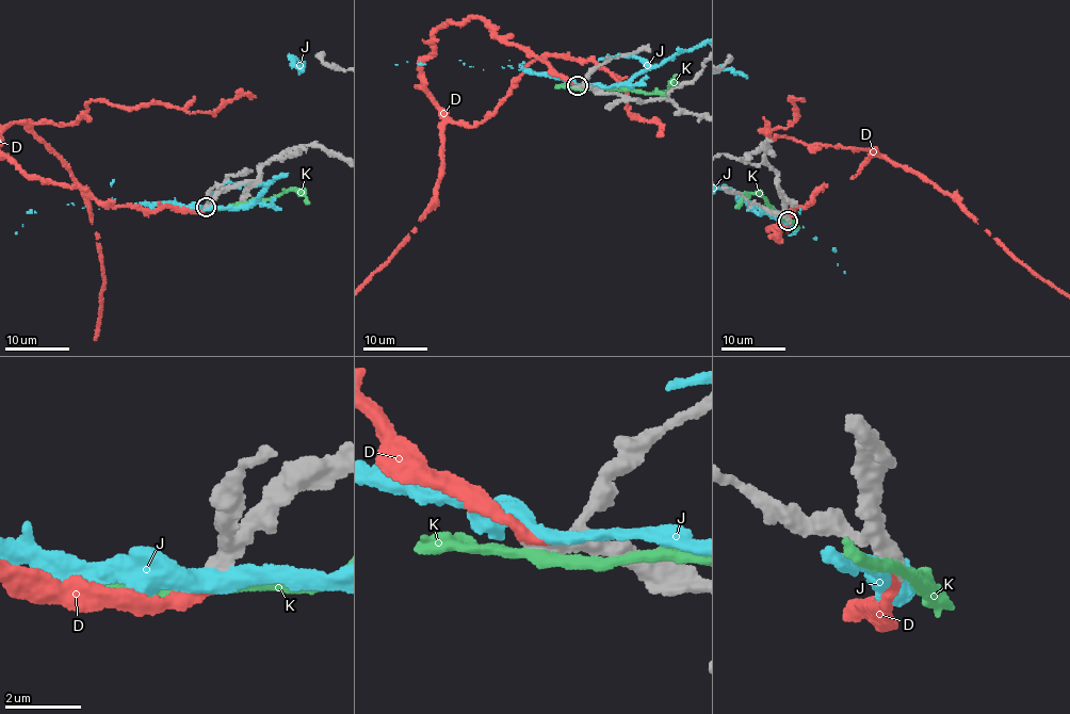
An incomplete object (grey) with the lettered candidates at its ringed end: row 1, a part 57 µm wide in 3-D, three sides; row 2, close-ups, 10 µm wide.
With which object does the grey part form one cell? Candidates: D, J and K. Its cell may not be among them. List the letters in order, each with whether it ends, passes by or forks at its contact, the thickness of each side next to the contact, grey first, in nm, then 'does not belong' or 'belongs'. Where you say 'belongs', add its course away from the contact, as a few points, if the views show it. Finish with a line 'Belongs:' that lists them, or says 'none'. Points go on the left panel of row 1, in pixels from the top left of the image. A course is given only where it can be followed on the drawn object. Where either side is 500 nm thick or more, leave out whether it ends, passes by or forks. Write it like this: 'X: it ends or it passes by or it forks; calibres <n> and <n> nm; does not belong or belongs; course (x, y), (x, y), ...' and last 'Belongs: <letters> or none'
D: it ends; calibres 440 and 360 nm; belongs
J: it passes by; calibres 360 and 400 nm; does not belong
K: it passes by; calibres 420 and 280 nm; does not belong
Belongs: D

